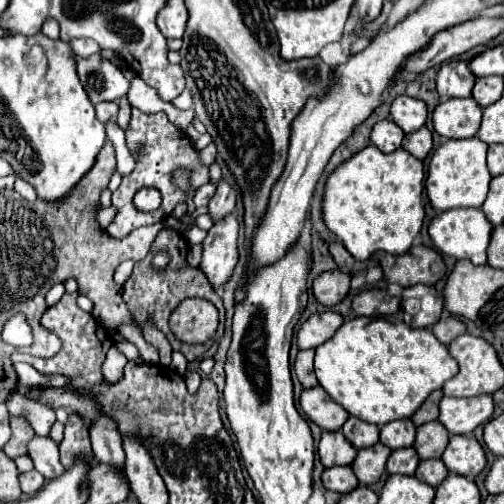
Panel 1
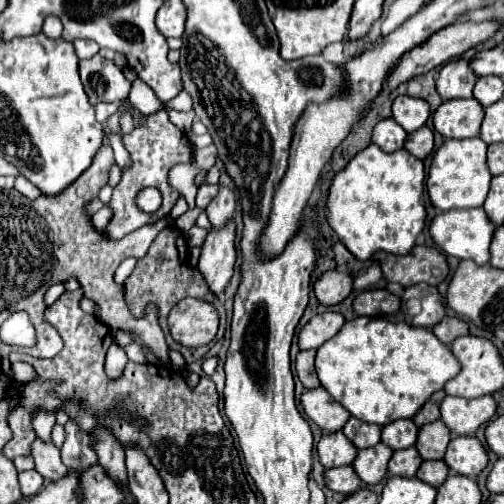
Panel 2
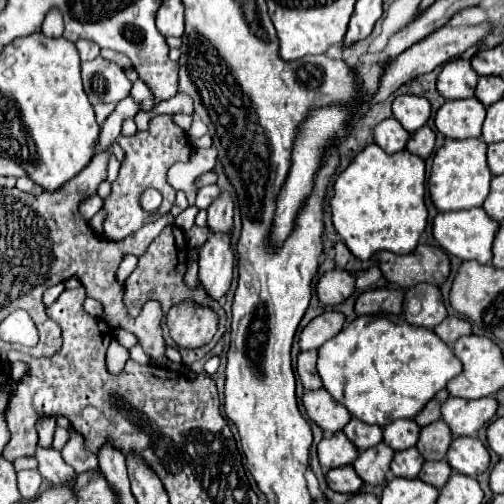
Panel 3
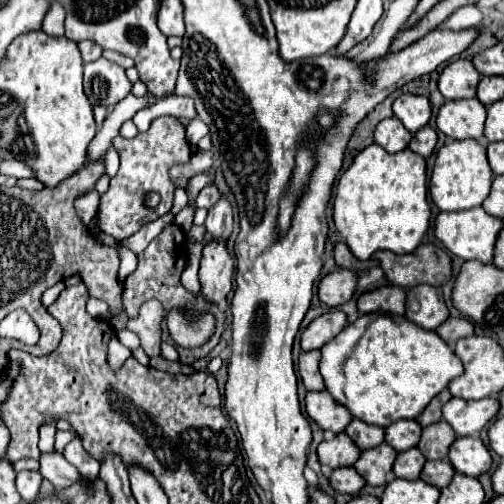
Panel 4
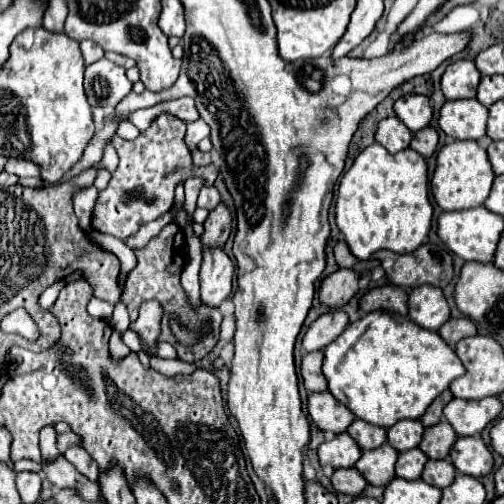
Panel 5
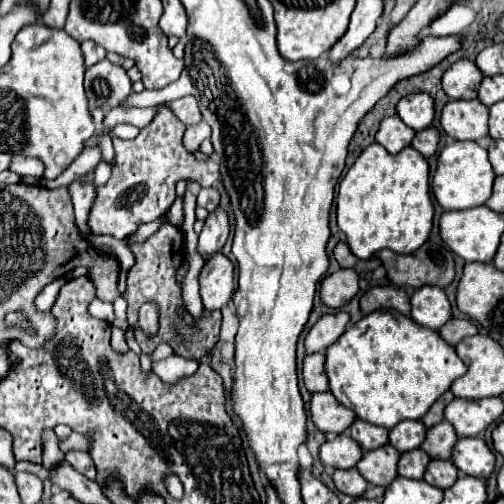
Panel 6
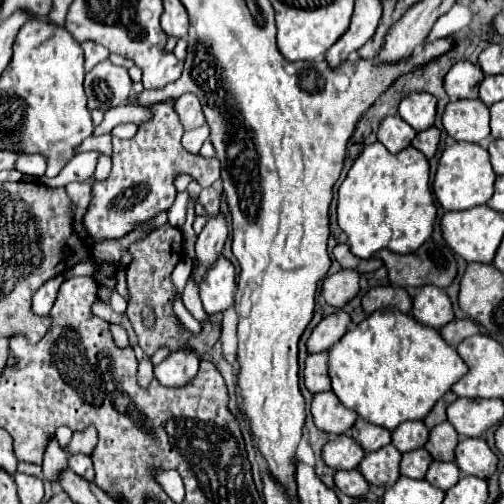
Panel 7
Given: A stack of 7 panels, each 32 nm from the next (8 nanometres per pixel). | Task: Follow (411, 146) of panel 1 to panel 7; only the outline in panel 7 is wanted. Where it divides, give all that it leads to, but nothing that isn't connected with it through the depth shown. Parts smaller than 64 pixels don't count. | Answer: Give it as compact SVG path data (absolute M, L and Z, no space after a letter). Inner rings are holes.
M432 126L432 128L416 134L416 138L412 140L412 146L416 150L420 150L426 158L432 158L438 150L438 142L440 142L440 130L436 126Z

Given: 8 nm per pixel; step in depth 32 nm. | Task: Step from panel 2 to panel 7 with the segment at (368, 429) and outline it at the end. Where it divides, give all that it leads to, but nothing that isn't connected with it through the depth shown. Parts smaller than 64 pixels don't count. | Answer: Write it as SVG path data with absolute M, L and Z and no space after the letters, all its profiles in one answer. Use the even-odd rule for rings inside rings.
M360 418L350 428L350 436L364 448L364 452L374 452L374 450L390 444L390 430L368 424L366 420L360 420Z

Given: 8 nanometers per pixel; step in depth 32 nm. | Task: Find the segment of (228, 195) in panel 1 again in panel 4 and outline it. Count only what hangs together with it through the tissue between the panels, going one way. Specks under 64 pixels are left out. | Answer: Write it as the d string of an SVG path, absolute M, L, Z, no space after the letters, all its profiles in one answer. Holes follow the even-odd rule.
M220 196L220 200L208 210L204 226L208 230L208 236L218 240L226 240L232 234L232 204L226 196Z

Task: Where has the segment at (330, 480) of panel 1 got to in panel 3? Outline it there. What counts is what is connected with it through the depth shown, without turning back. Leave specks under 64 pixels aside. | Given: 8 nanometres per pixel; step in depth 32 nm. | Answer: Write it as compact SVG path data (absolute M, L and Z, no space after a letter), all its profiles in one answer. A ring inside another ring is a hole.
M352 466L332 468L326 474L326 482L334 492L342 492L342 494L356 494L364 484L360 476L356 476L356 470Z

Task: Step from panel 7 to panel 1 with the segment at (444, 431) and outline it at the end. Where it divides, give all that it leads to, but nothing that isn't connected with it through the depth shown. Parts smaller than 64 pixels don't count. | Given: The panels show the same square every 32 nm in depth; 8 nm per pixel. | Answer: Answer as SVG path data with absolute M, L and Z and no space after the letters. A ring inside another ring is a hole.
M428 422L416 428L416 438L414 438L414 450L418 452L420 458L440 458L446 444L448 444L448 430L438 422Z

